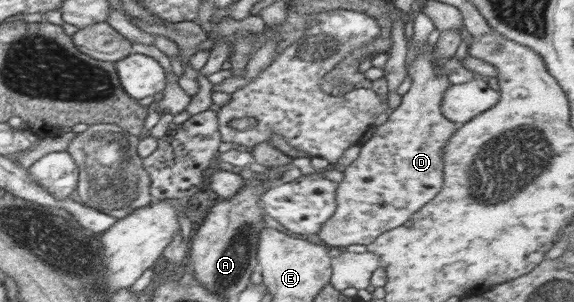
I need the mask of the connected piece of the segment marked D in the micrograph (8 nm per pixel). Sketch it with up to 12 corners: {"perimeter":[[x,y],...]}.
{"perimeter":[[419,48],[402,103],[342,169],[329,248],[369,245],[440,192],[461,127],[441,110],[449,74],[488,79],[470,54]]}

